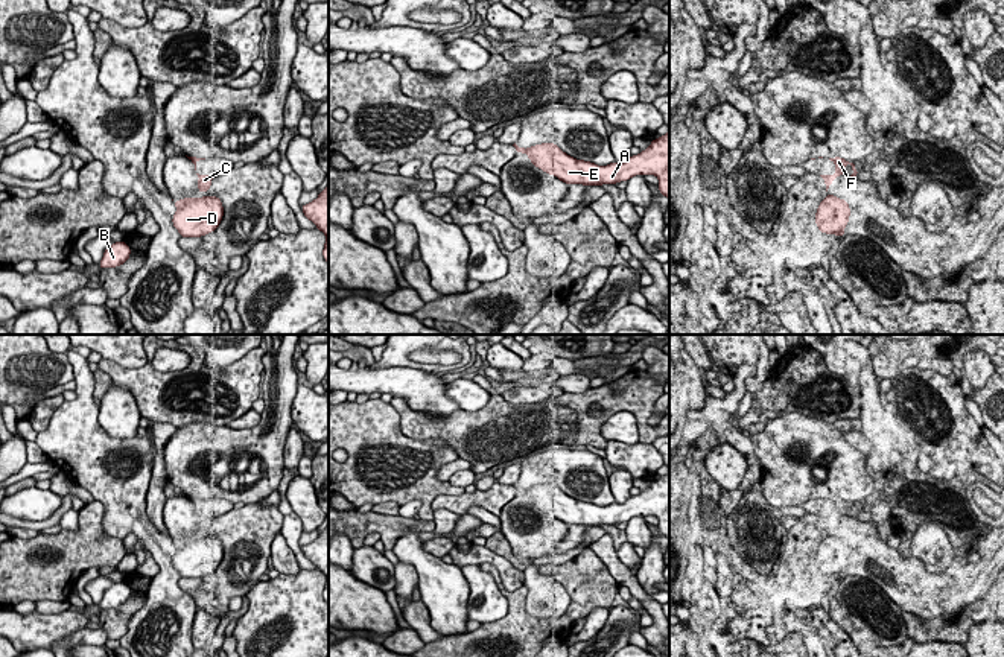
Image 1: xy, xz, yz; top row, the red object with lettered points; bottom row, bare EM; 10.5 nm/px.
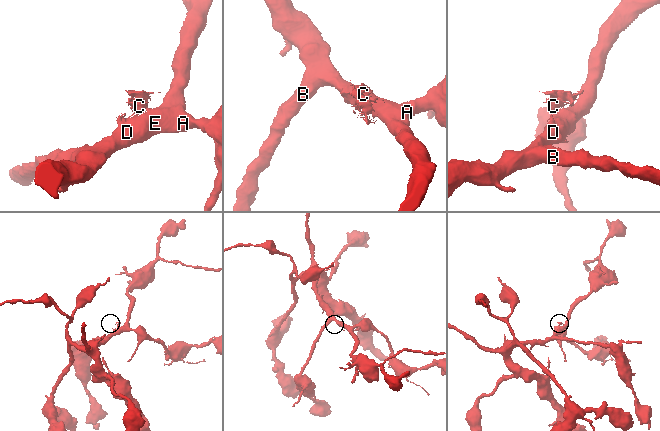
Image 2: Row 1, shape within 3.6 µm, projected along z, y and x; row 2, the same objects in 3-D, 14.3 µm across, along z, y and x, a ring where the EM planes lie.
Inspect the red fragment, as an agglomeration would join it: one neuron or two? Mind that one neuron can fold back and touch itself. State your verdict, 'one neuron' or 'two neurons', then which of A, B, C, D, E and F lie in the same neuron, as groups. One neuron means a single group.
one neuron; groups A B C D E F

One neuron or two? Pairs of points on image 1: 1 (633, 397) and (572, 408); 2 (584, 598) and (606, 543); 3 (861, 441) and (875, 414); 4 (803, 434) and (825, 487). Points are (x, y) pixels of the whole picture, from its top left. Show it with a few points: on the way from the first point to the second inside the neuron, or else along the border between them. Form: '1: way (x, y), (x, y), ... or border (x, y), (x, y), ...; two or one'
1: way (618, 397), (587, 408); one
2: border (589, 546), (619, 584); two
3: border (860, 431), (866, 437); two
4: way (820, 438), (838, 453), (838, 470); one

